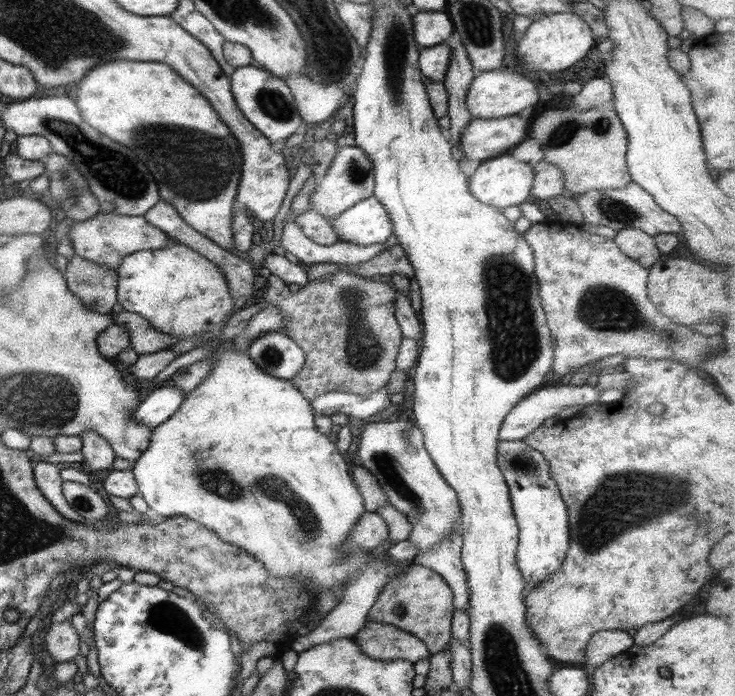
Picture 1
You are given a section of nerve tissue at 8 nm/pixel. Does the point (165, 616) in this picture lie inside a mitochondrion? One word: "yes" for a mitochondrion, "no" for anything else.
yes

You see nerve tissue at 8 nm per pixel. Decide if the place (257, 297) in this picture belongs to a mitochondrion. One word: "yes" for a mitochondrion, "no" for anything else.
no

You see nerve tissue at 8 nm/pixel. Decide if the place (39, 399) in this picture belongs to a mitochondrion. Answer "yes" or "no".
yes

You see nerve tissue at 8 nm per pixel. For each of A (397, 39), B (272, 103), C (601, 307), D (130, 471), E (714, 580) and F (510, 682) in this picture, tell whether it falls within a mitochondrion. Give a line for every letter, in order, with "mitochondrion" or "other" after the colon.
A: mitochondrion
B: mitochondrion
C: mitochondrion
D: other
E: other
F: mitochondrion

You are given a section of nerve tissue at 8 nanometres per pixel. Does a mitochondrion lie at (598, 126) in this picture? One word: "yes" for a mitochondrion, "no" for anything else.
yes

